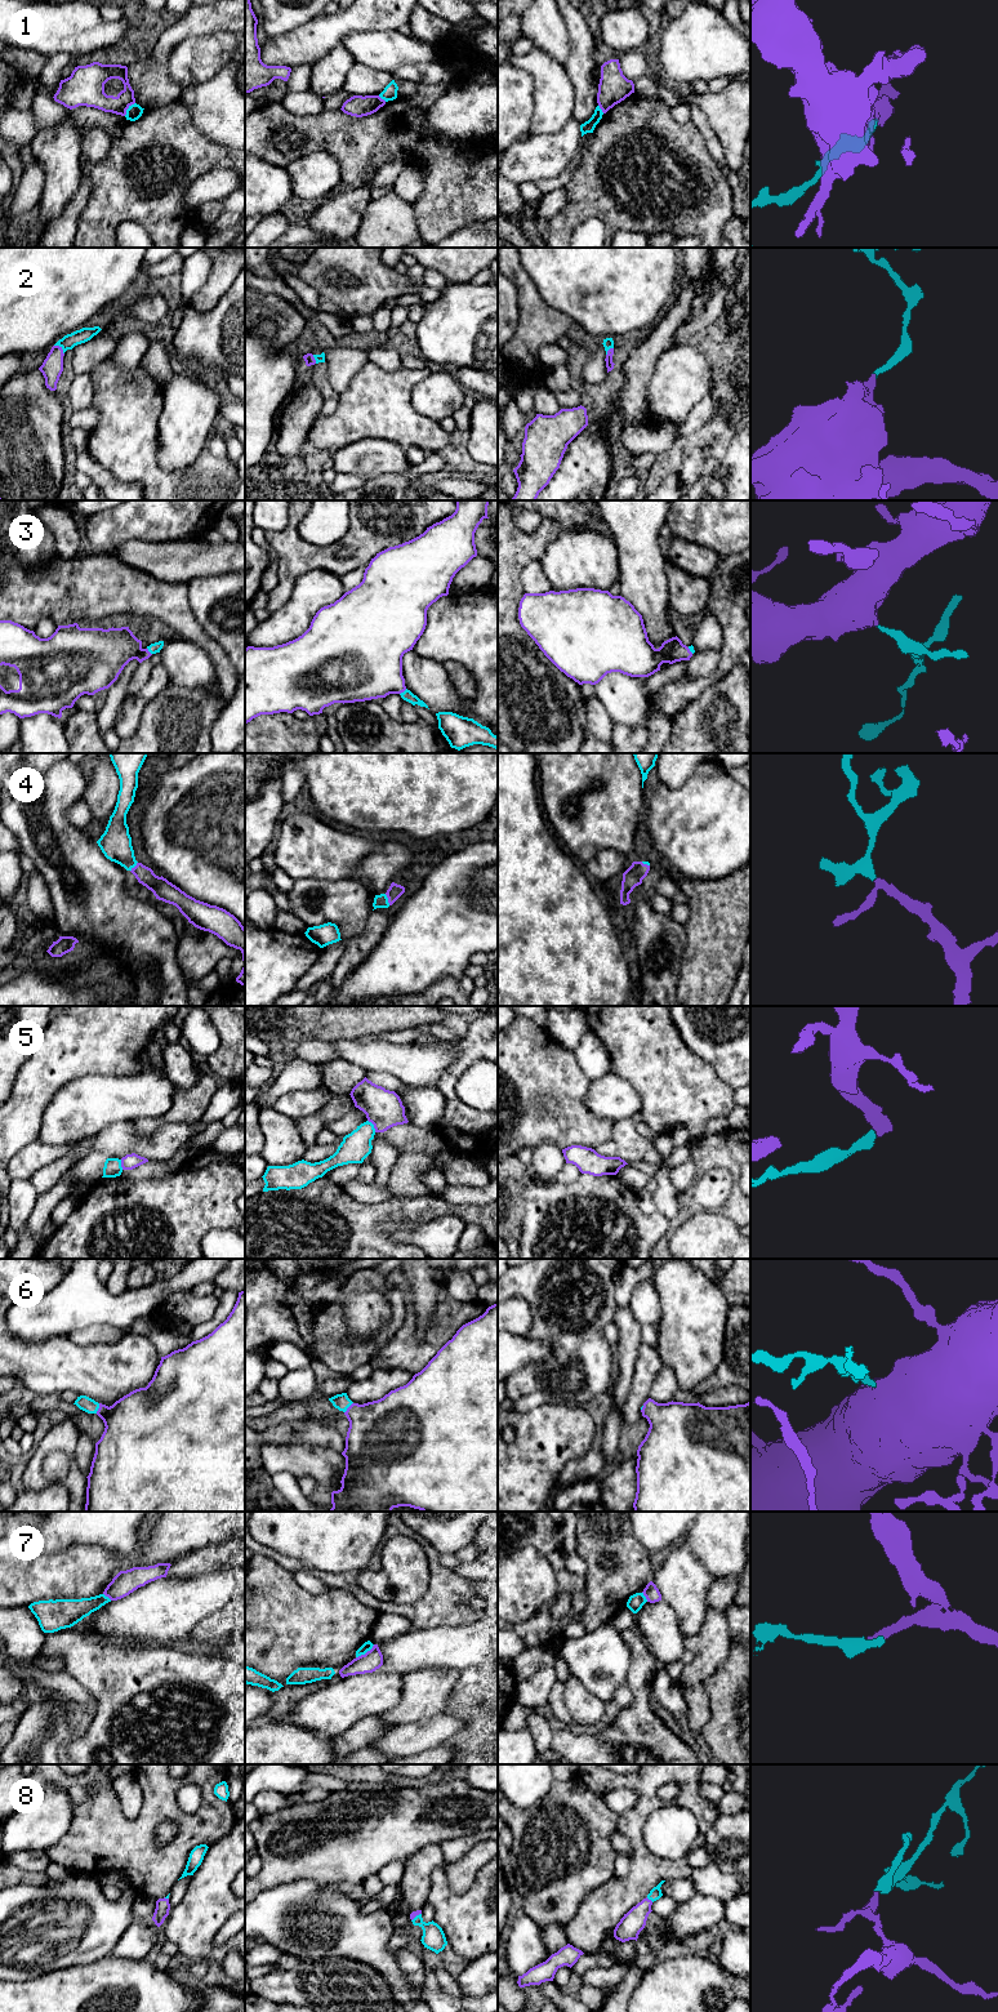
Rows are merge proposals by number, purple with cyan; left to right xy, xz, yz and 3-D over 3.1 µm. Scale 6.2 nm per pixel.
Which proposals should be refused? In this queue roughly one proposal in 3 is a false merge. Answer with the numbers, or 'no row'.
1, 5

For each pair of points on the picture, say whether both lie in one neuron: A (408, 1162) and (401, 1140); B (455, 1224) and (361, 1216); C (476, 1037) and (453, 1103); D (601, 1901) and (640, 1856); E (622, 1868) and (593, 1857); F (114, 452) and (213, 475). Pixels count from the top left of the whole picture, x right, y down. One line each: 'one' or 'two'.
A: two
B: two
C: one
D: one
E: two
F: one

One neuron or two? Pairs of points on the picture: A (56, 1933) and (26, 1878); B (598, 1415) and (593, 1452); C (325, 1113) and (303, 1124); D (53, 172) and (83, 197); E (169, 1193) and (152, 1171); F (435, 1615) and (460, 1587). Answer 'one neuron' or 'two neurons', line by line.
A: two neurons
B: one neuron
C: one neuron
D: two neurons
E: two neurons
F: one neuron

